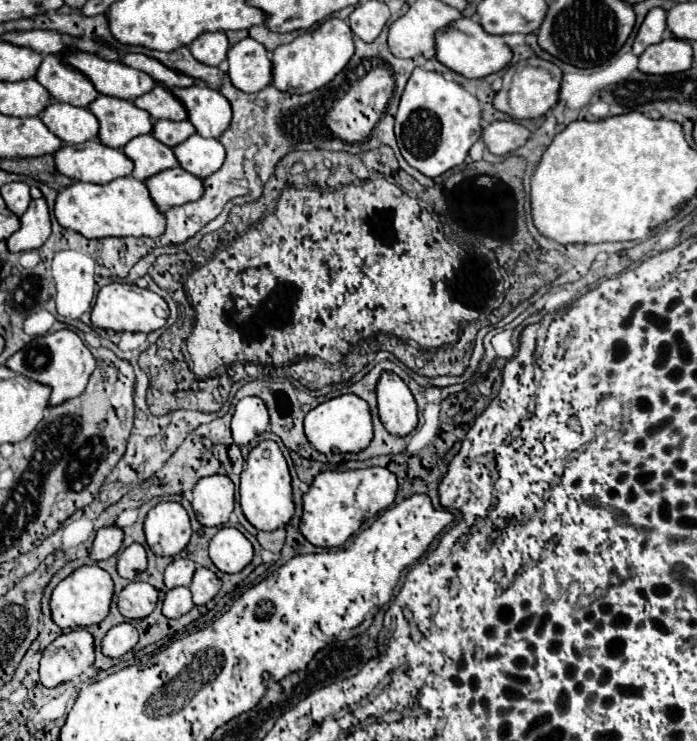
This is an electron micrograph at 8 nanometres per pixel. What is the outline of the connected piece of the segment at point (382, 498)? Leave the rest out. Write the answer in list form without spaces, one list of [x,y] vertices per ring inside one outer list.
[[[363,468],[335,472],[327,470],[315,476],[309,490],[303,494],[303,514],[299,530],[305,540],[319,548],[343,546],[349,536],[353,536],[365,520],[381,510],[387,510],[397,492],[397,478],[387,468]]]

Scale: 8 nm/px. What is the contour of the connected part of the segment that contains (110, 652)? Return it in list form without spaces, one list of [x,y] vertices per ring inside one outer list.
[[[117,624],[113,626],[101,642],[101,652],[109,658],[121,658],[137,644],[137,630],[131,624]]]

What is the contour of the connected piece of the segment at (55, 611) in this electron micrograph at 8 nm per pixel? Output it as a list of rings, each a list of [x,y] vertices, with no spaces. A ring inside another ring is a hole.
[[[81,566],[73,570],[65,580],[61,580],[49,598],[51,618],[59,628],[77,628],[77,626],[91,626],[105,620],[109,614],[113,598],[113,580],[111,576],[99,566]]]

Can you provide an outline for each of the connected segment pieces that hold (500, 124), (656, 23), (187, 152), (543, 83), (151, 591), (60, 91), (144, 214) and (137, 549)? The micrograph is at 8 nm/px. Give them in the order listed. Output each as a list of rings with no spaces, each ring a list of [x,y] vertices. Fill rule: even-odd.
[[[497,120],[483,130],[481,138],[491,154],[505,156],[527,142],[529,130],[513,120]]]
[[[653,8],[645,16],[645,20],[643,20],[643,24],[641,24],[641,28],[639,28],[637,36],[635,36],[633,54],[641,56],[647,46],[661,42],[663,32],[665,32],[665,10],[663,8]]]
[[[193,134],[183,144],[175,146],[175,156],[183,170],[195,174],[197,178],[207,178],[223,166],[227,154],[219,140]]]
[[[527,58],[511,64],[503,74],[503,88],[495,94],[493,106],[511,118],[539,118],[559,102],[561,76],[559,66],[543,58]]]
[[[145,582],[127,584],[117,596],[117,608],[125,618],[145,618],[157,604],[157,590]]]
[[[55,54],[43,58],[43,64],[37,70],[37,82],[45,86],[51,98],[55,98],[57,102],[67,102],[81,108],[87,108],[99,96],[85,74],[81,74]]]
[[[133,176],[117,178],[109,184],[87,184],[75,182],[63,188],[55,202],[55,218],[63,228],[75,230],[85,238],[105,238],[105,236],[149,236],[157,238],[165,232],[165,214],[159,212],[145,182]]]
[[[131,544],[119,554],[119,560],[117,560],[119,576],[133,580],[145,568],[147,568],[147,556],[145,556],[145,548],[141,544]]]

